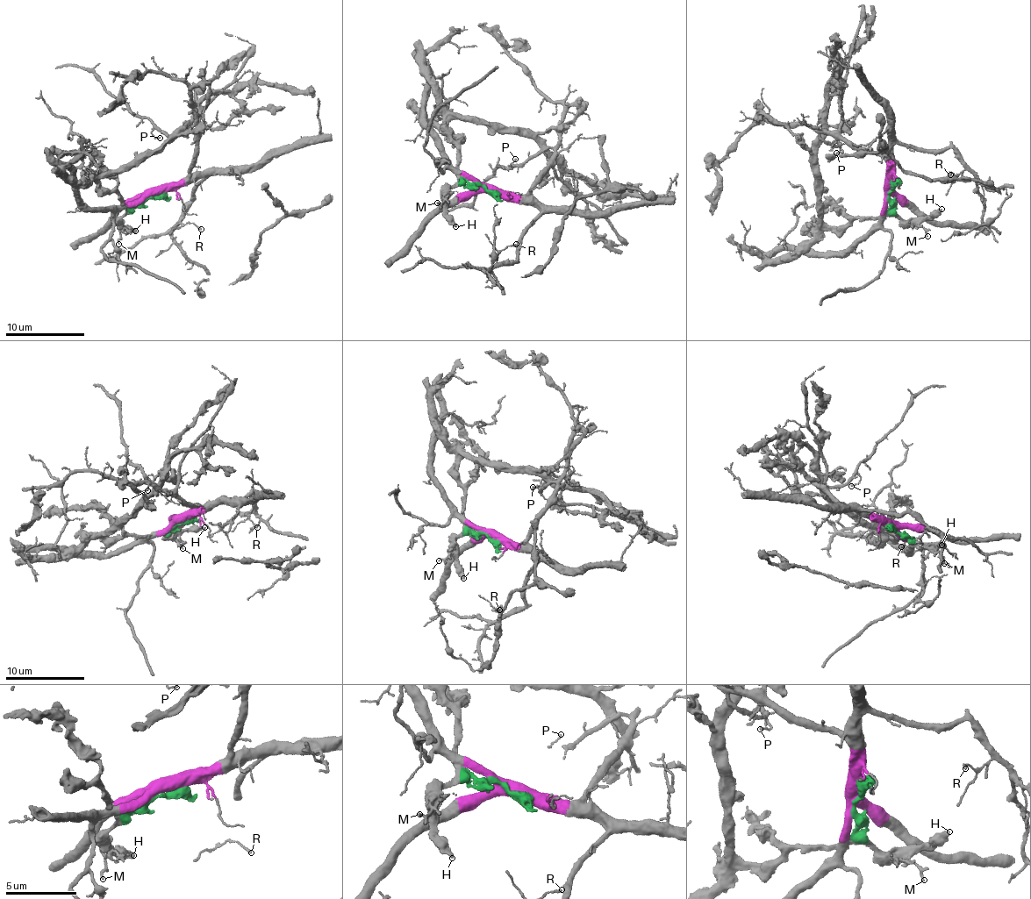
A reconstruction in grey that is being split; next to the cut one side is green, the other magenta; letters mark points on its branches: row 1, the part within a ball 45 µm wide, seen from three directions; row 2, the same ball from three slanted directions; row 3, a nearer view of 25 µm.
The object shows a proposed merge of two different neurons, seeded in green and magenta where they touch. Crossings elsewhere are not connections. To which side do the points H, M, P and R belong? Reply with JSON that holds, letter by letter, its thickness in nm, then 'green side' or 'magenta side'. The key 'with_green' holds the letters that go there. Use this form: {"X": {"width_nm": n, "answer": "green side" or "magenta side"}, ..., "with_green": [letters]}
{"H": {"width_nm": 320, "answer": "green side"}, "M": {"width_nm": 180, "answer": "green side"}, "P": {"width_nm": 80, "answer": "magenta side"}, "R": {"width_nm": 130, "answer": "magenta side"}, "with_green": ["H", "M"]}

